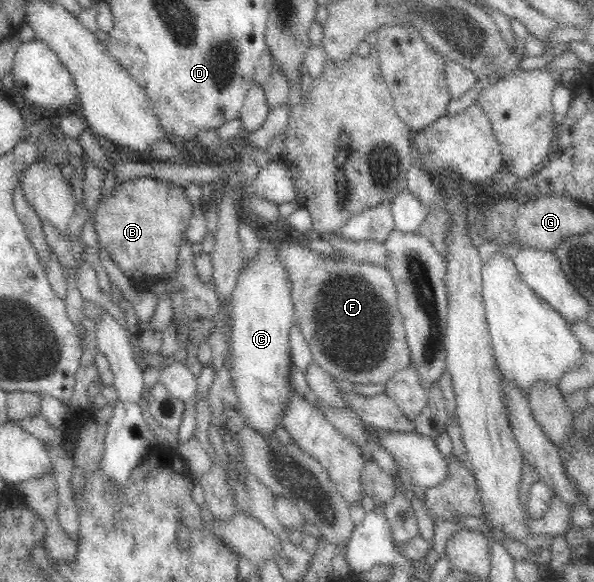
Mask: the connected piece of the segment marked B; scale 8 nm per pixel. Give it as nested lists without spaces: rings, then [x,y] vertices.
[[[141,176],[123,186],[115,185],[113,196],[108,199],[100,199],[97,210],[95,210],[94,227],[97,242],[106,248],[110,257],[130,282],[143,289],[147,283],[166,279],[175,274],[179,264],[180,244],[184,239],[185,230],[189,228],[192,208],[193,205],[187,198],[183,187],[174,187],[159,177]]]

